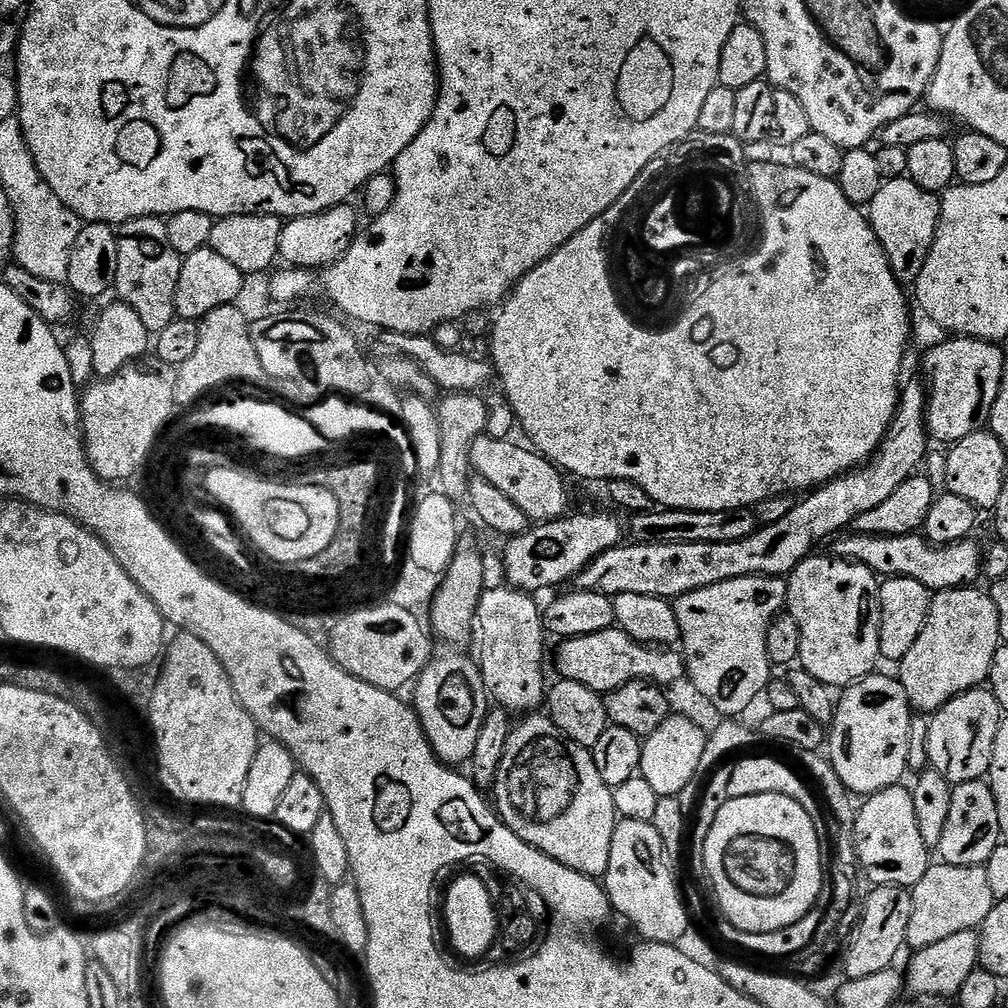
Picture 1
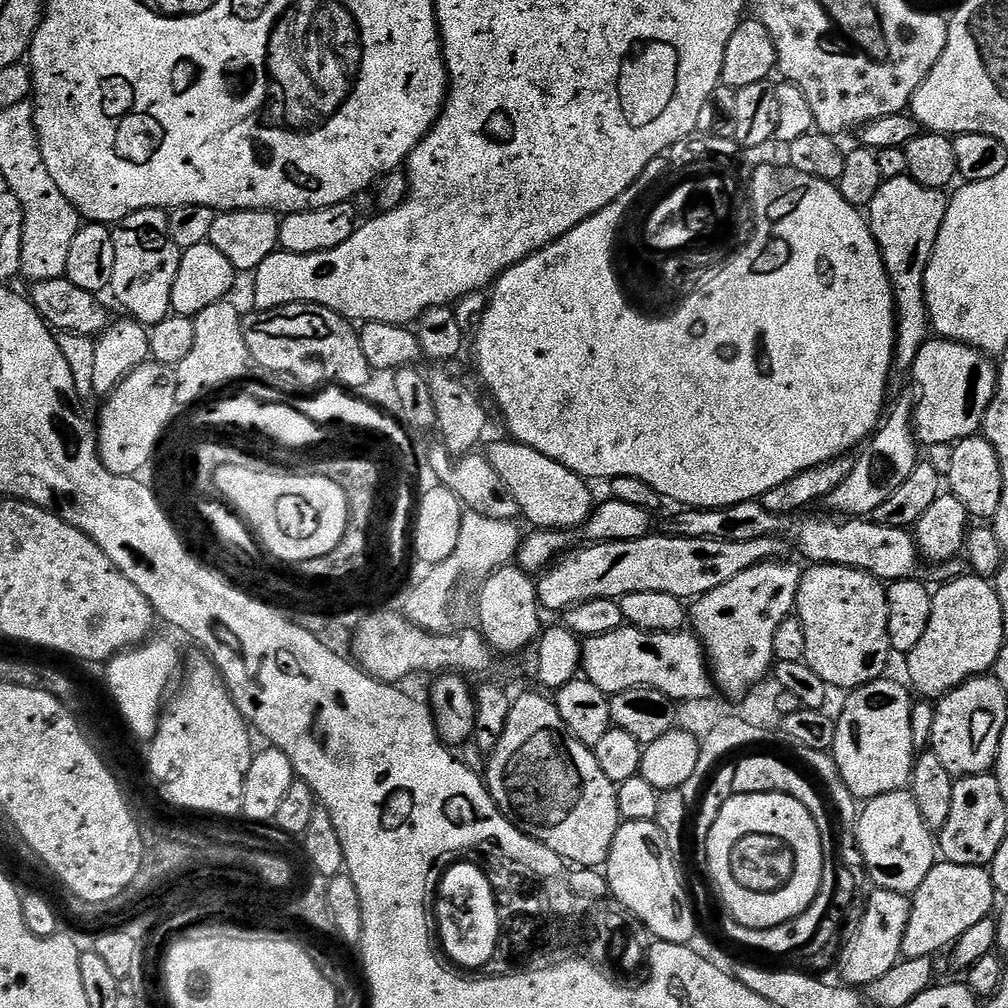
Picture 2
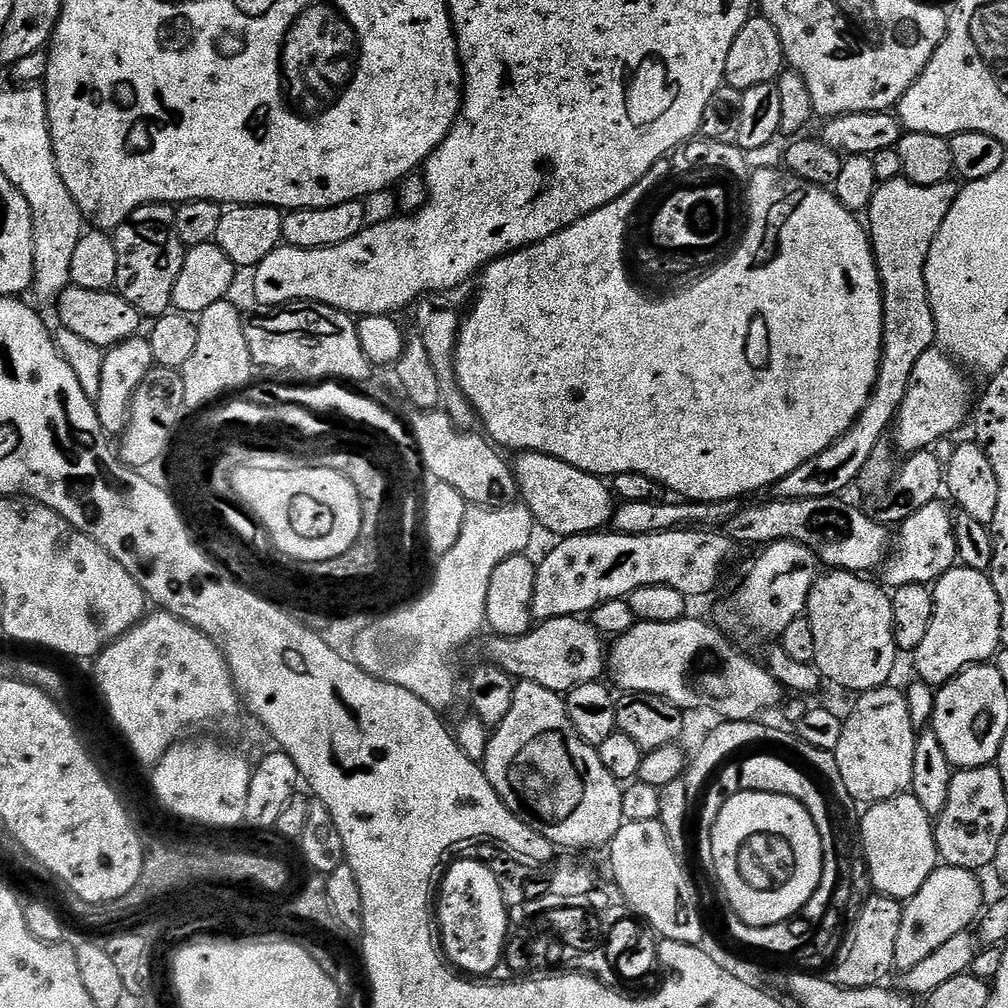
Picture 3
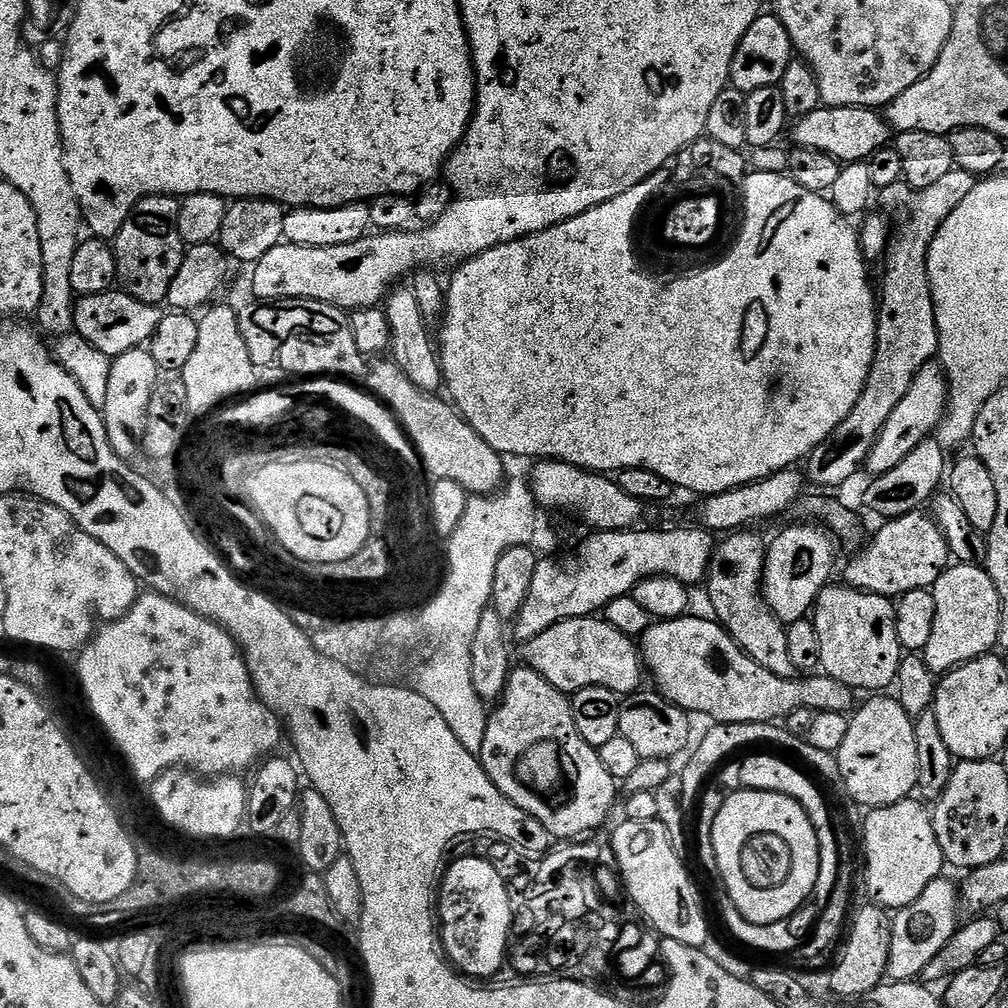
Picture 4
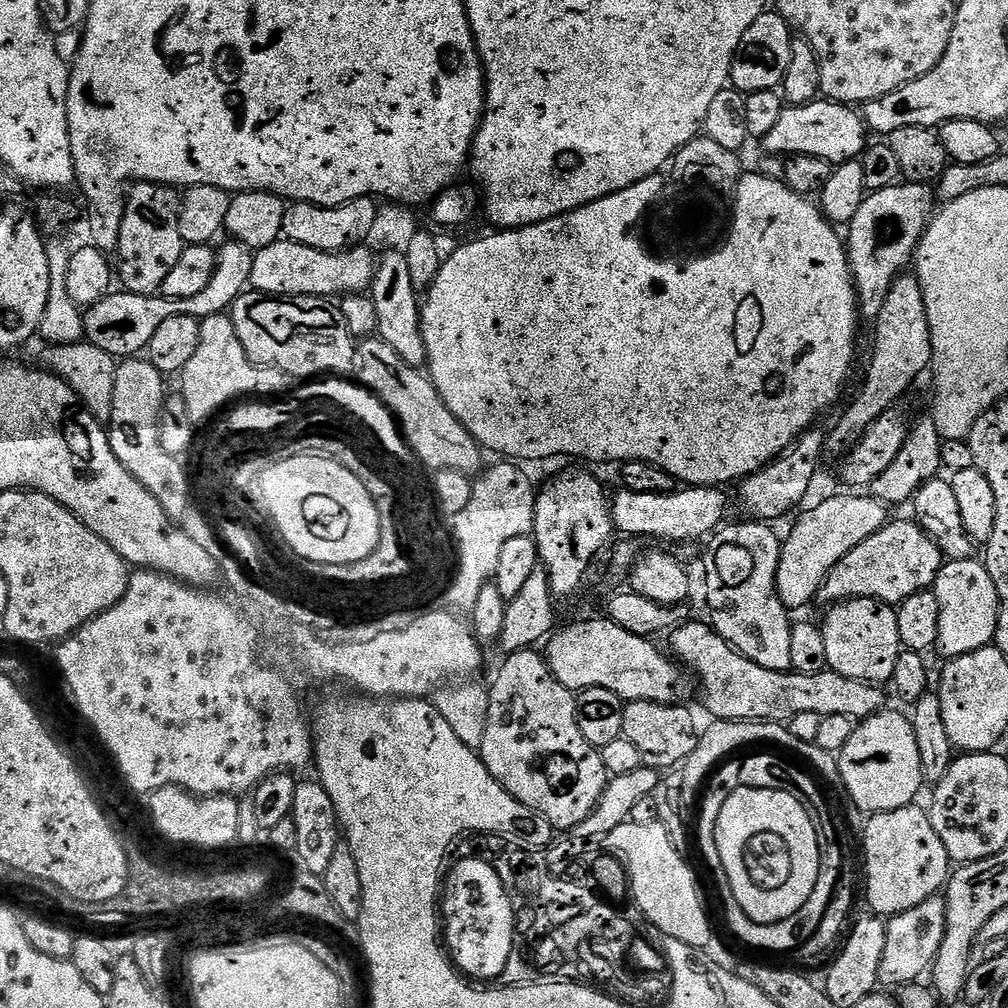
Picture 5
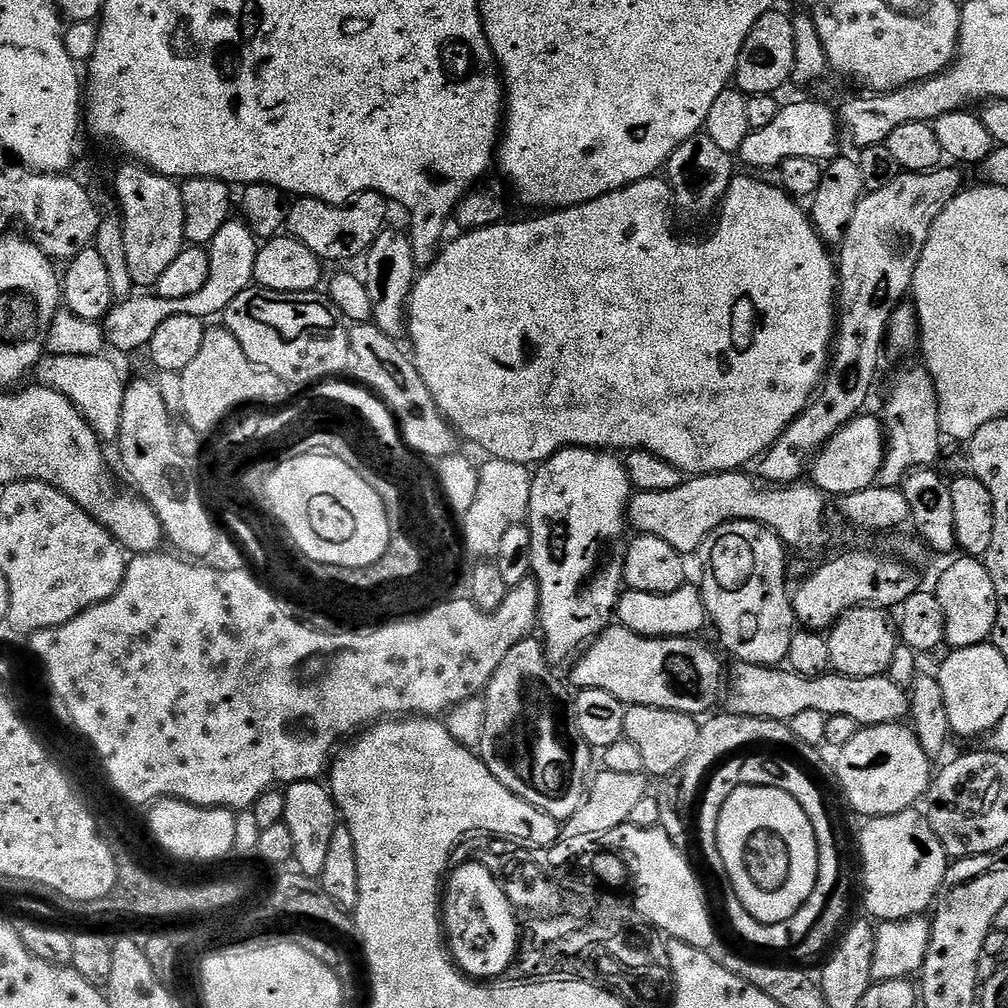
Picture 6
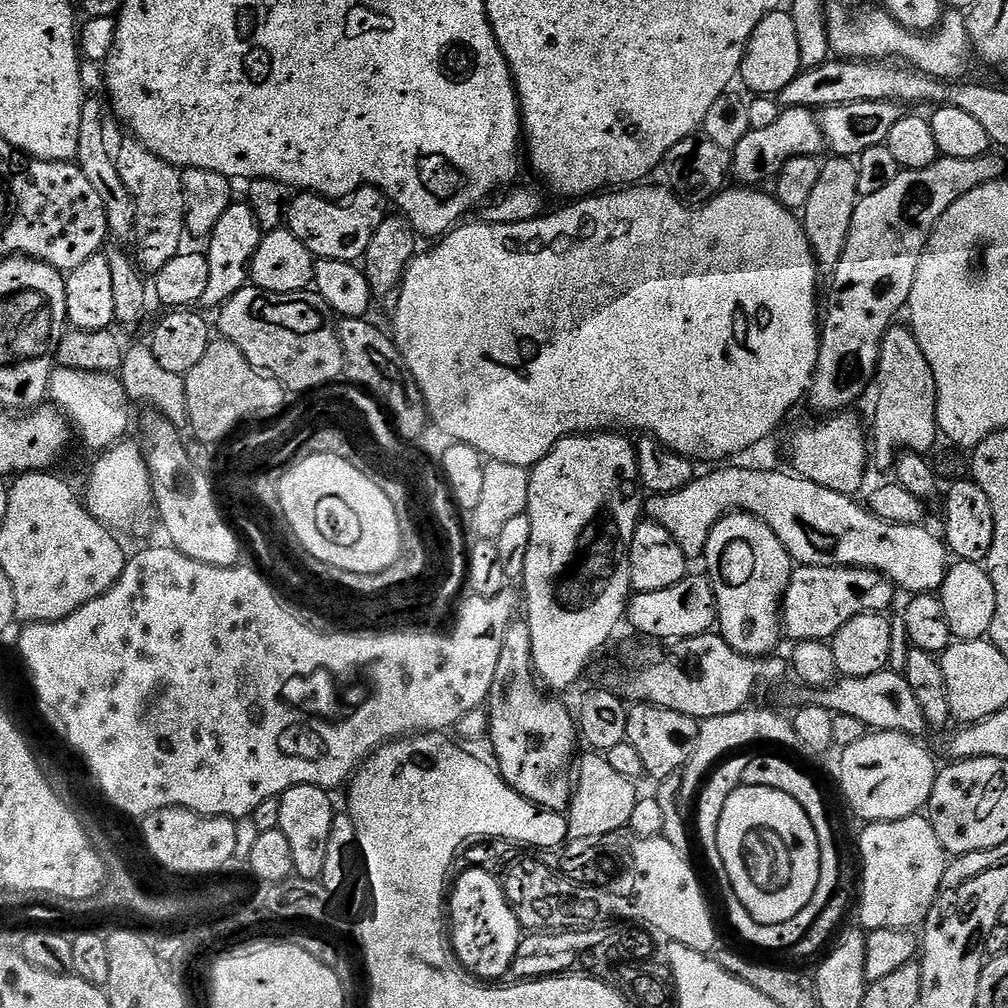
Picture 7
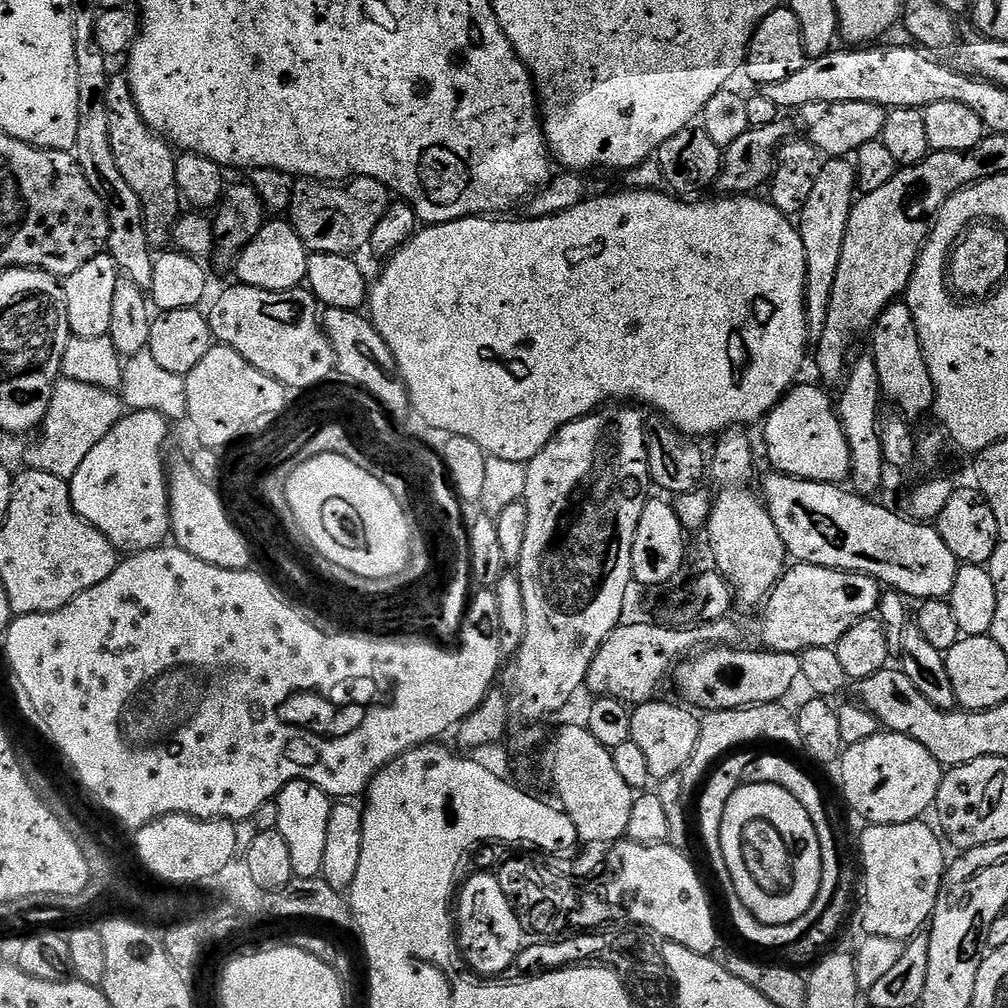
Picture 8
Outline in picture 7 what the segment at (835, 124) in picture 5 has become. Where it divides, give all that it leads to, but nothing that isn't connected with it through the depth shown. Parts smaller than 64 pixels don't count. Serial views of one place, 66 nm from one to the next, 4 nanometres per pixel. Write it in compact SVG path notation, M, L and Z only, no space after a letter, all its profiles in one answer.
M784 108L778 119L772 125L762 130L752 130L738 142L736 148L731 149L732 171L731 179L740 186L760 186L763 180L771 181L775 178L782 166L790 162L795 156L821 155L825 151L824 135L820 125L820 117L810 108Z

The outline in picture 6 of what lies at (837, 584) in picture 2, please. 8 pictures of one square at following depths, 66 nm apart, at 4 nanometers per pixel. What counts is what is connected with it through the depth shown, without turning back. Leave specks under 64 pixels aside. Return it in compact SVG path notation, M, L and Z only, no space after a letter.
M855 608L832 625L827 633L833 669L842 676L870 678L889 671L898 645L898 628L883 608Z

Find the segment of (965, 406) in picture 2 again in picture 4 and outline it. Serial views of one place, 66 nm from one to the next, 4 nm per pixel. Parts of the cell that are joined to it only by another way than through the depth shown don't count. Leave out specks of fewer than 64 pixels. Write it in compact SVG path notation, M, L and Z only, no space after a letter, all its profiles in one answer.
M929 362L924 364L914 374L914 382L910 382L910 390L906 390L906 398L894 406L890 418L886 418L886 426L878 434L874 446L868 452L866 461L867 471L872 471L873 477L886 474L914 450L924 440L929 439L940 427L944 412L948 408L948 382L944 379L944 369L939 363Z

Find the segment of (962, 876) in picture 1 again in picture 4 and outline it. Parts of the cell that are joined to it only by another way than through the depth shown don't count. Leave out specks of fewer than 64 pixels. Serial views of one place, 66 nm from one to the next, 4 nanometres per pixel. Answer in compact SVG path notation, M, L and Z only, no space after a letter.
M947 878L930 882L910 906L899 909L892 916L892 937L890 938L890 960L887 979L915 980L923 977L926 966L938 958L938 954L950 942L961 923L962 905L957 885Z

